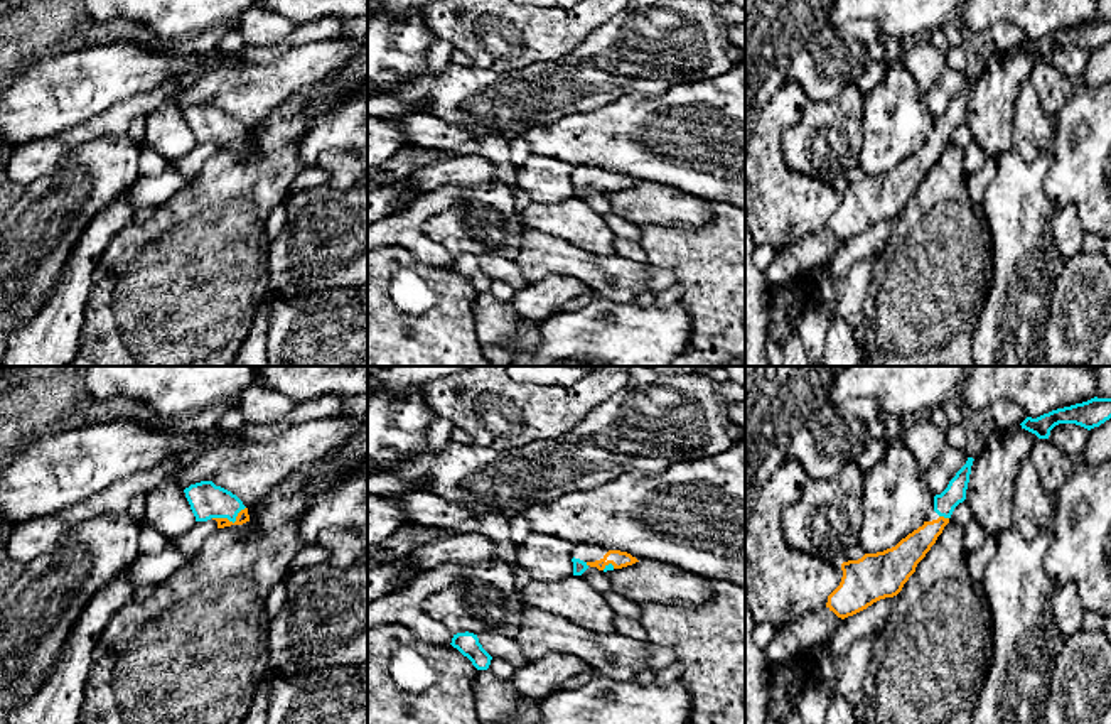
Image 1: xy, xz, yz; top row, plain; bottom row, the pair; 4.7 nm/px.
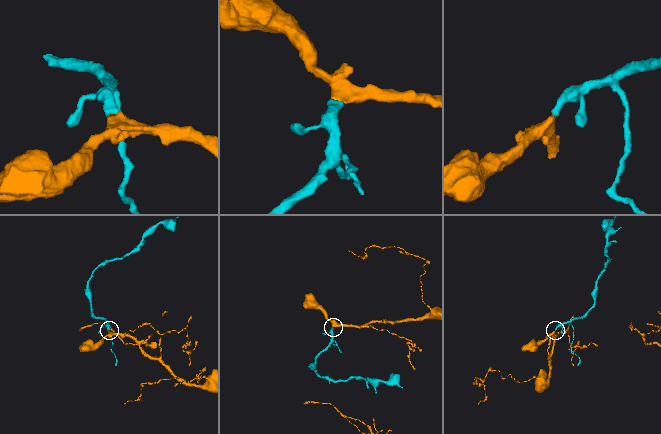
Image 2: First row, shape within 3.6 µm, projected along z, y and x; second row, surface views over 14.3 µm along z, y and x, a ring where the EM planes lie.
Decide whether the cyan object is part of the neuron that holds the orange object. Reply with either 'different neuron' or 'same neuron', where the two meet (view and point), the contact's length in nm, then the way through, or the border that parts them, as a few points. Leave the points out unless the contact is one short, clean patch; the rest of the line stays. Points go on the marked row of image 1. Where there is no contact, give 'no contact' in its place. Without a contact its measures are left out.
same neuron | xy (230, 522) | 170 nm | across xy (243, 517), (230, 522), (206, 500)

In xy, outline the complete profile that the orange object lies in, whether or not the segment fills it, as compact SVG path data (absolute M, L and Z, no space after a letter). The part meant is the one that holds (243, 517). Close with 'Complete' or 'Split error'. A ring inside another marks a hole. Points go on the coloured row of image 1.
M201 481L184 489L196 521L216 520L217 528L250 521L248 508L231 491L212 481Z. Split error

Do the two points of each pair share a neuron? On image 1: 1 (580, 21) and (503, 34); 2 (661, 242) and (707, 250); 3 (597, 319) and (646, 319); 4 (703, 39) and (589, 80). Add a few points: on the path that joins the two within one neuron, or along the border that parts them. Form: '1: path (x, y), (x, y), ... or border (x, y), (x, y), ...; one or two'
1: path (562, 29), (550, 34), (521, 34); one
2: path (673, 247), (695, 250); one
3: path (609, 319), (634, 319); one
4: path (675, 41), (658, 41), (646, 49), (617, 58); one

